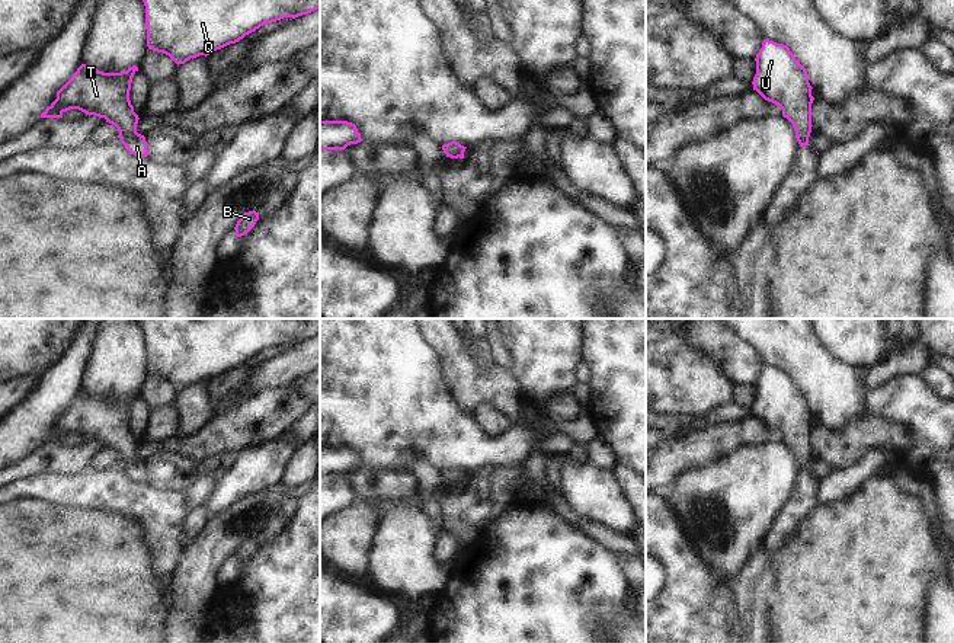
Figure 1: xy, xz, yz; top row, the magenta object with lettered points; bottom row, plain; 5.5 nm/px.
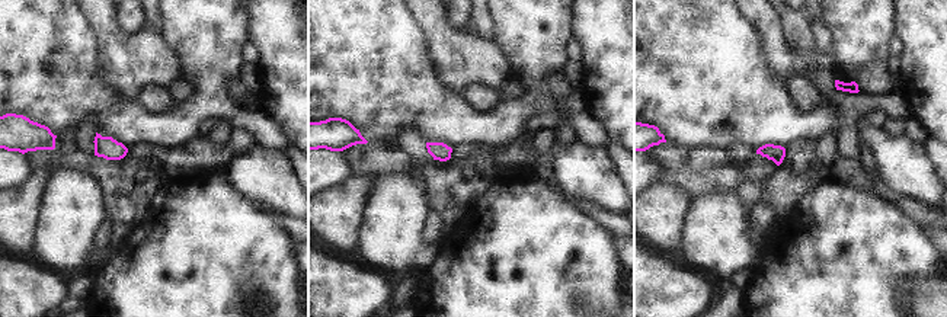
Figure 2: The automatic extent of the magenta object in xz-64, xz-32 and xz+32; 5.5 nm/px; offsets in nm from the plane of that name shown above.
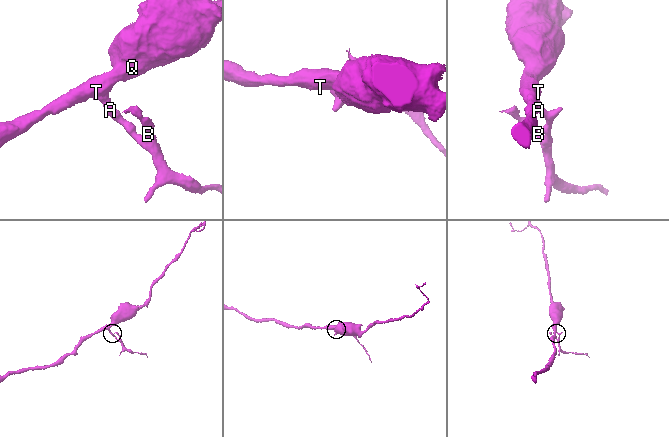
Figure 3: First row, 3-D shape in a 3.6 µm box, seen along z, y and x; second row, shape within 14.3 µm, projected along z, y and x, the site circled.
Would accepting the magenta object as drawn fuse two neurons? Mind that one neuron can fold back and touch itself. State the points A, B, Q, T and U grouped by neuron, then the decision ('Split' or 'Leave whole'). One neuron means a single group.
Groups: A B Q T U. Leave whole.

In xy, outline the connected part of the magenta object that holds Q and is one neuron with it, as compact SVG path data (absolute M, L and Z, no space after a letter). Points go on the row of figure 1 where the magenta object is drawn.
M143 0L148 49L169 55L177 65L236 44L265 23L298 17L320 7L320 0Z

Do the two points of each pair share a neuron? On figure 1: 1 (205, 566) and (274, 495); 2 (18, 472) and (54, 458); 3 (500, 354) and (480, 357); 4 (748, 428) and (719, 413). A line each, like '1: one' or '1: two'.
1: one
2: one
3: two
4: two

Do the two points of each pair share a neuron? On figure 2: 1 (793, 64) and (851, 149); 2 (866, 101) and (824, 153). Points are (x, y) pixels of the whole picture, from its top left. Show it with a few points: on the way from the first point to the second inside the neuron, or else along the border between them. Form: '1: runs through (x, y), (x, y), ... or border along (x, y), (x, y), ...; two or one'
1: runs through (816, 77), (847, 108), (847, 125); one
2: border along (835, 135), (838, 156); two

